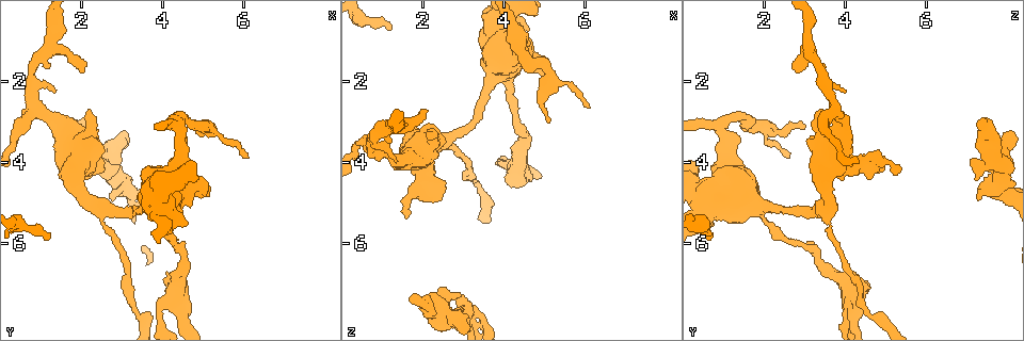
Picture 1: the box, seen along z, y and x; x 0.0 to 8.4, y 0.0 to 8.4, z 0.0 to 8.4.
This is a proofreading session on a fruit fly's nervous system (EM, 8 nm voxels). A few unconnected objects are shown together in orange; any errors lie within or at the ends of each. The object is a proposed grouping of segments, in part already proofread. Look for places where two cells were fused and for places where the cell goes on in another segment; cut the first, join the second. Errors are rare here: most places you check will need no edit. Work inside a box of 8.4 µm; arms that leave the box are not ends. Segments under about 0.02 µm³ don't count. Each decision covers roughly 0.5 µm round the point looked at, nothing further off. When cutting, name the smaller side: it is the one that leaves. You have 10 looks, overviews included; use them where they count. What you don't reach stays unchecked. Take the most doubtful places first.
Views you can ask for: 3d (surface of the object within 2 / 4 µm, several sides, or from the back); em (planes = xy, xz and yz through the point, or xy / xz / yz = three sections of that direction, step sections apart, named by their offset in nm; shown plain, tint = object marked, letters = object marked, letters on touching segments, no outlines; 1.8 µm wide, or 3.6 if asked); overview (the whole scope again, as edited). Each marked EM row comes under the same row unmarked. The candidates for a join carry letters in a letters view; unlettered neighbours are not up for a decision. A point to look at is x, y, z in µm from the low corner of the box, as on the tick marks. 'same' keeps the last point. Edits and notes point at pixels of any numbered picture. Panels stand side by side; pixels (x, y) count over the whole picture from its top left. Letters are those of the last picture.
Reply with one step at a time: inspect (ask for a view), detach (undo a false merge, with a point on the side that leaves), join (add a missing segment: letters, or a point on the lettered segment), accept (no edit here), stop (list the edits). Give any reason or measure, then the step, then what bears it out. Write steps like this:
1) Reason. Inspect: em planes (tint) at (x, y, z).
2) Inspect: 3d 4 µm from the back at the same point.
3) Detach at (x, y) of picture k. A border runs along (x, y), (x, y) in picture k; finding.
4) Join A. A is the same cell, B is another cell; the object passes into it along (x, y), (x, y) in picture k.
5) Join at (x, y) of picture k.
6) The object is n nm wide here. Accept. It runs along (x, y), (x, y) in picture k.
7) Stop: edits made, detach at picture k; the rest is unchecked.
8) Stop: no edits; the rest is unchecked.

Thick turns thin. Inspect: em planes (letters) at (0.95, 2.70, 3.70).

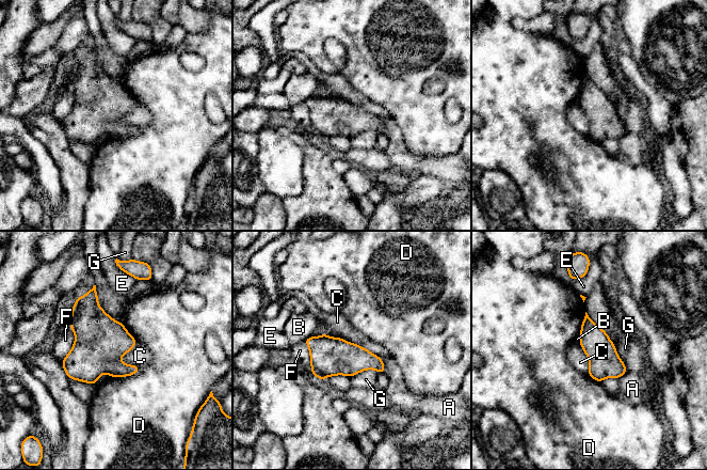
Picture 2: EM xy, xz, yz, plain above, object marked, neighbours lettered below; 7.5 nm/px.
Accept. A, B, C, D, E, F and G are other cells; a border runs along (339, 335), (367, 348), (382, 359) in picture 2; all the same cell.

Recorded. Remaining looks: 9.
Branch stops here. Inspect: em yz step 16 (tint) at (2.65, 4.45, 7.25).

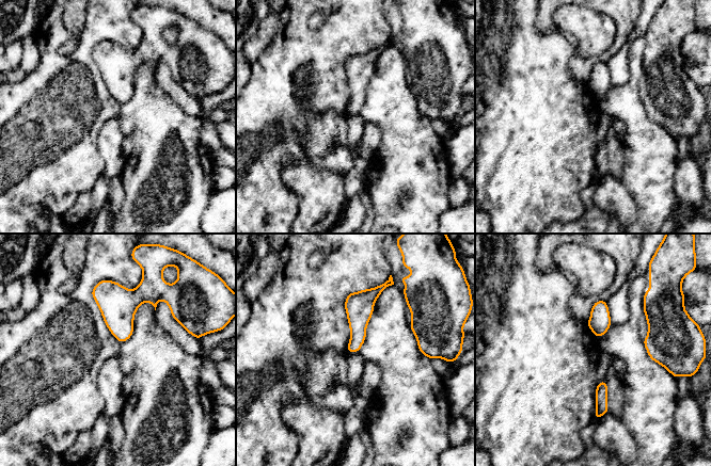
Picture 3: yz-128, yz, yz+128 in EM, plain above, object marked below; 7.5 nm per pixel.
Inspect: em planes (letters) at the same point.

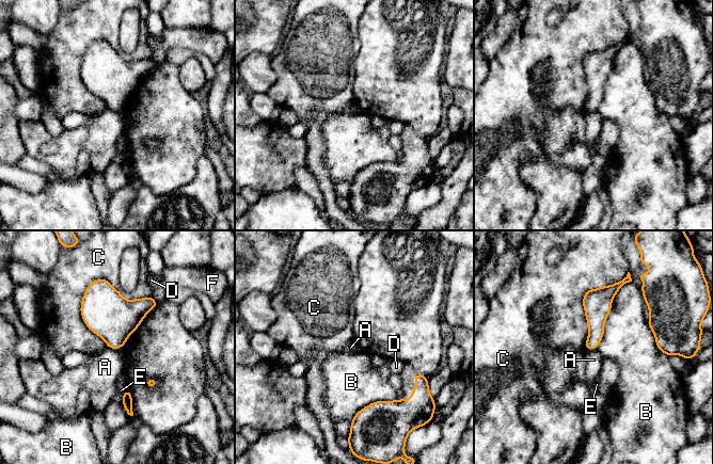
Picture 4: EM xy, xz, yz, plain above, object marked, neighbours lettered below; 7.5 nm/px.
Accept. A, B, C, D, E and F are other cells; a border runs along (107, 347), (120, 349) in picture 4; no lettered segment goes on from it.

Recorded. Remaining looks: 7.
Free end. Inspect: 3d 4 µm at (1.70, 2.95, 7.35).

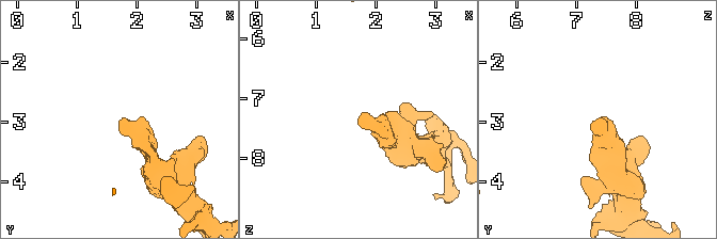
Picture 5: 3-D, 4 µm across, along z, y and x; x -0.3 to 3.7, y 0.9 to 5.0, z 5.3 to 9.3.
Now the EM. Inspect: em xy step 4 (letters) at (1.70, 3.00, 7.35).

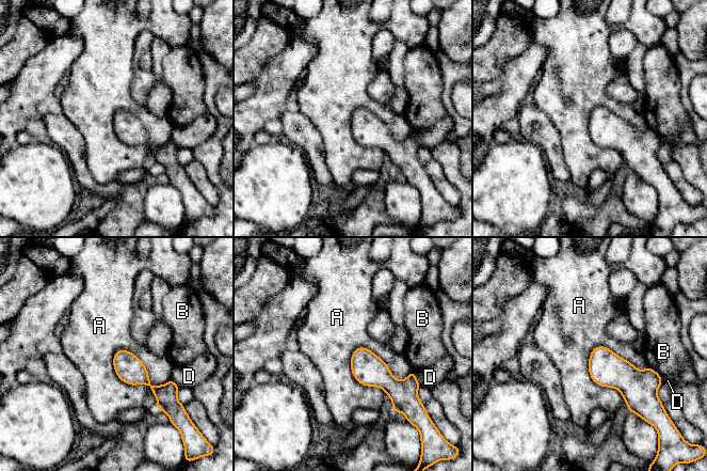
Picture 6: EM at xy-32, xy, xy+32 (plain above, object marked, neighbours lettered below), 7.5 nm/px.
Accept. A, B and D are other cells; no lettered segment goes on from it.

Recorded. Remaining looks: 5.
Free end. Inspect: em 3.6 µm xz step 8 (letters) at (1.15, 5.80, 0.70).

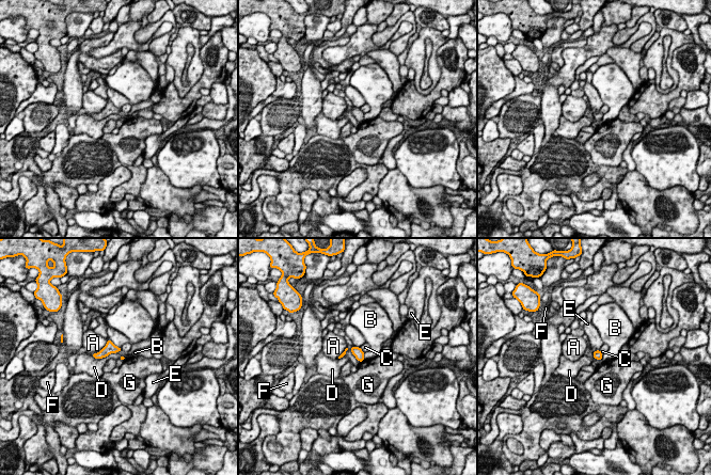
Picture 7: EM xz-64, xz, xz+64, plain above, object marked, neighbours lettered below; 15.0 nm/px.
Inspect: em 3.6 µm xy step 4 (letters) at the same point.

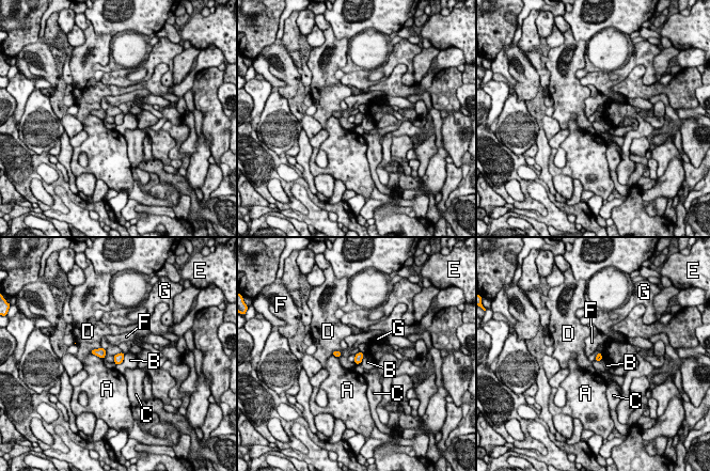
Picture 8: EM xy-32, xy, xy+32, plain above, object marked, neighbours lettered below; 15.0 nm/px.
Accept. A, B, C, D, E, F and G are other cells; a border runs along (333, 350), (340, 352), (338, 358) in picture 8; no lettered segment goes on from it.

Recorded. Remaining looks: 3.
Stop: no edits; the rest is unchecked.

